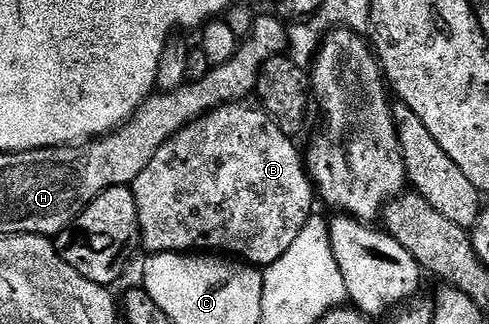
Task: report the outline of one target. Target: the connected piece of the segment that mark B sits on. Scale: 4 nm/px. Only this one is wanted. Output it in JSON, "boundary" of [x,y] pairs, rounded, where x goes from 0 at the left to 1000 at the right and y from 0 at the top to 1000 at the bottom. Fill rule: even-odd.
{"boundary":[[[466,315],[450,321],[448,330],[431,336],[415,358],[405,358],[393,383],[382,383],[368,407],[356,414],[339,432],[313,475],[313,488],[280,537],[280,549],[264,574],[272,611],[280,623],[280,673],[284,676],[284,747],[290,775],[301,784],[319,778],[378,778],[397,781],[401,772],[421,772],[431,784],[462,784],[472,796],[487,796],[515,821],[552,821],[607,747],[607,722],[624,698],[624,685],[640,664],[636,639],[648,630],[648,596],[636,565],[636,549],[628,537],[622,485],[603,460],[603,444],[585,420],[581,398],[564,373],[556,370],[536,330],[513,315]]]}

